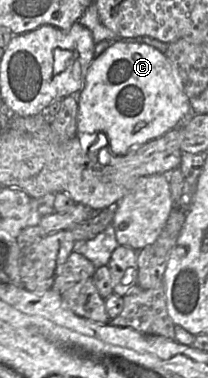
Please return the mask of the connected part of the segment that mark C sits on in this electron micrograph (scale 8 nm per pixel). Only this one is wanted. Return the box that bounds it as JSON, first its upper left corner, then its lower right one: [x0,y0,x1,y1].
[78,40,192,156]

